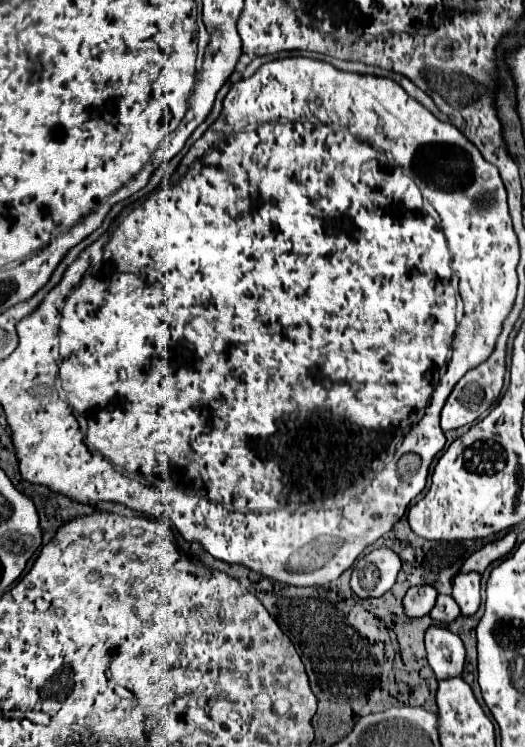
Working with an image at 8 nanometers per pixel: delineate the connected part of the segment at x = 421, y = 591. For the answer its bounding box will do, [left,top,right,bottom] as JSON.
[402,586,436,618]

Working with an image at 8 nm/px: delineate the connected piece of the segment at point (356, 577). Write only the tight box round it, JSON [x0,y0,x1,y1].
[350,548,400,598]

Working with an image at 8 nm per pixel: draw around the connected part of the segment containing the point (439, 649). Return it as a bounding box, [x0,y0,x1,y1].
[426,626,464,680]

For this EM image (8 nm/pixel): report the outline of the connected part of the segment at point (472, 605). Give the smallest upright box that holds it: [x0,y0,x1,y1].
[452,572,480,616]

